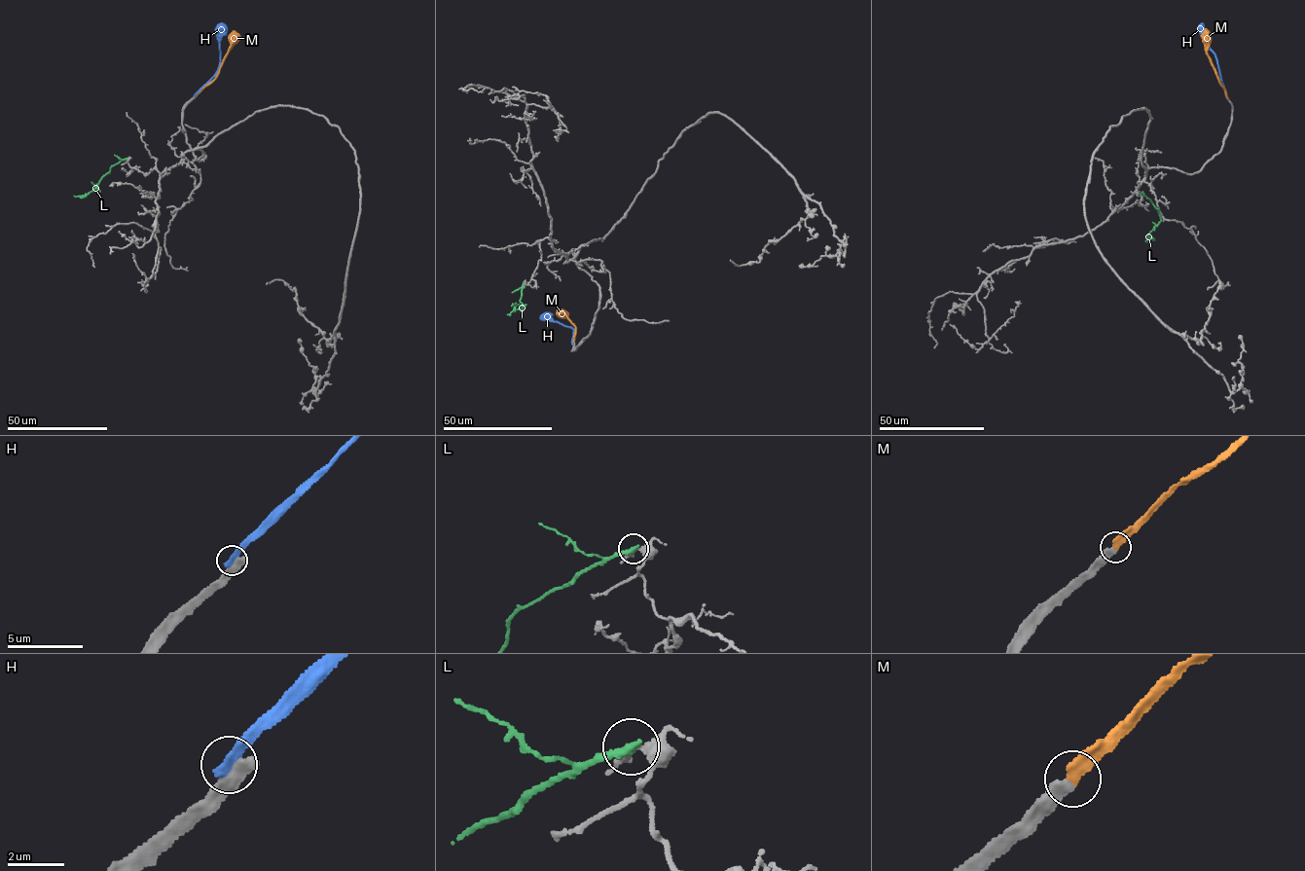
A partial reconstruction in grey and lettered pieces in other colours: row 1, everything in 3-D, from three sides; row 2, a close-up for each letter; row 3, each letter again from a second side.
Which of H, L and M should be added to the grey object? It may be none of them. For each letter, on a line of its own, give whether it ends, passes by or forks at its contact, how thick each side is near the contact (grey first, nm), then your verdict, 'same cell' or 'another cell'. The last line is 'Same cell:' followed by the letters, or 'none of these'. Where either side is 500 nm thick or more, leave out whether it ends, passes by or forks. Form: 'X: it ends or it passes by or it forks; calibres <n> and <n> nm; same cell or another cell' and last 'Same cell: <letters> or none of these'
H: it ends; calibres 440 and 360 nm; another cell
L: it ends; calibres 220 and 280 nm; another cell
M: it ends; calibres 320 and 320 nm; same cell
Same cell: M

